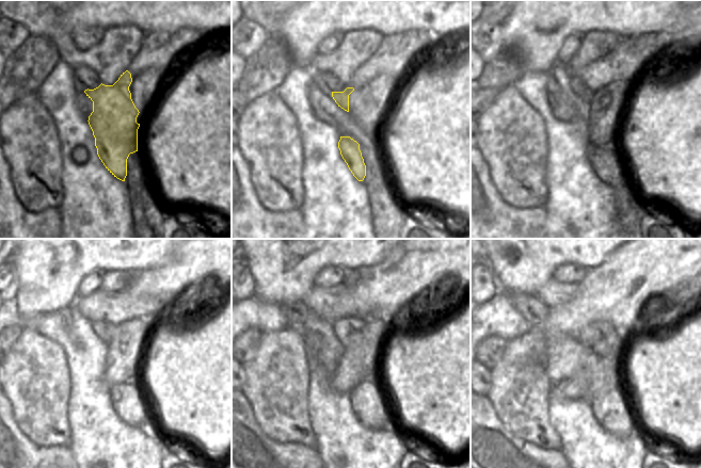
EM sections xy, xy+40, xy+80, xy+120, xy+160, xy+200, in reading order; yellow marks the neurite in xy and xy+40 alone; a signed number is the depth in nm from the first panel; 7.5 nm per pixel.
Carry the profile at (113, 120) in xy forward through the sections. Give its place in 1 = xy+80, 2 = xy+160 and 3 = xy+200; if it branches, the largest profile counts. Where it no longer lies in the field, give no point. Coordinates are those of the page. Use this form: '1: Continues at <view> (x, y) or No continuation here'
1: Continues at xy+80 (605, 161)
2: Continues at xy+160 (368, 402)
3: Continues at xy+200 (610, 409).

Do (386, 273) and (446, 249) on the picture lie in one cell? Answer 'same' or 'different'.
same

